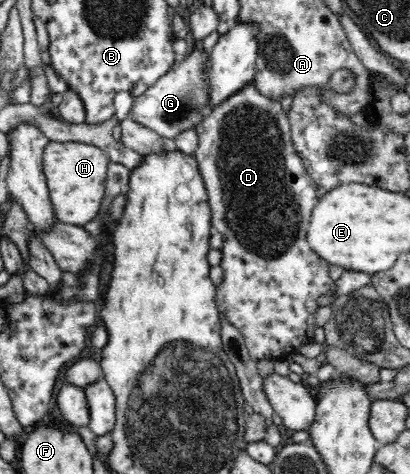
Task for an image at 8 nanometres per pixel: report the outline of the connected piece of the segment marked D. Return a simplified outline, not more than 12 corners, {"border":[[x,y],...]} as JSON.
{"border":[[252,83],[195,125],[218,309],[254,361],[315,342],[318,186]]}

